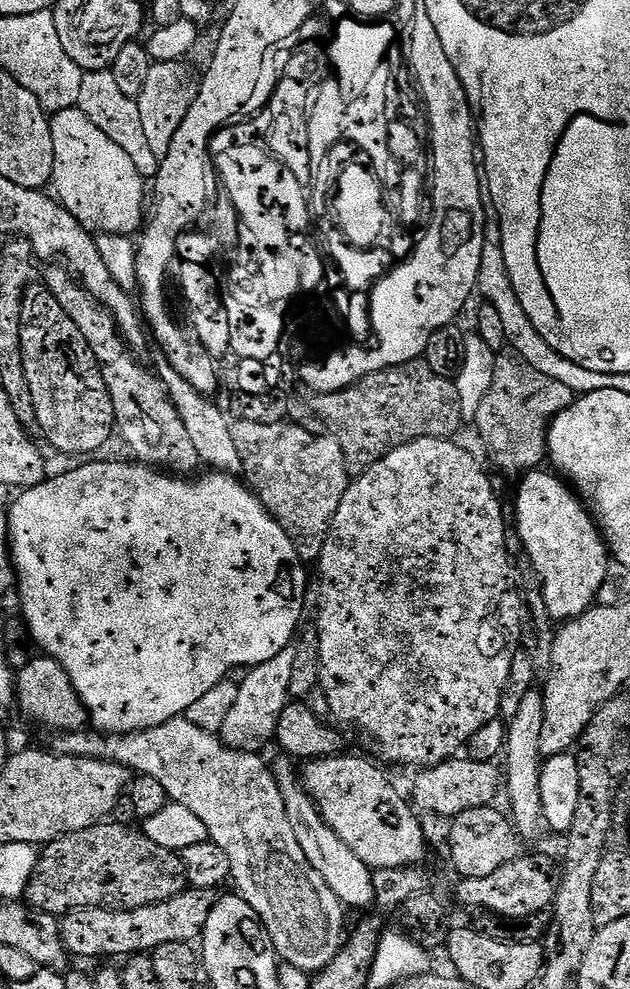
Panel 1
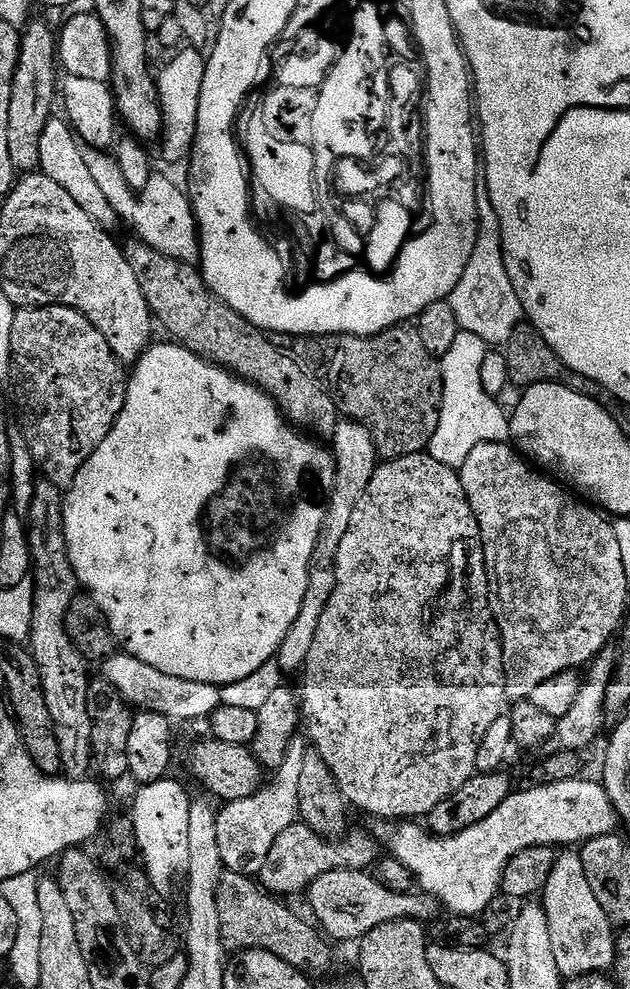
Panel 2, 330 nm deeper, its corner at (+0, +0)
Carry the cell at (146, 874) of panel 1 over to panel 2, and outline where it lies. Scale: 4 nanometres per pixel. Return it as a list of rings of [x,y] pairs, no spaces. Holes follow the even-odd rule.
[[[225,871],[217,890],[217,902],[224,947],[229,953],[262,950],[282,958],[291,968],[301,970],[327,966],[332,952],[321,929],[315,923],[307,924],[298,913],[291,912],[283,899],[273,896],[253,877]]]

